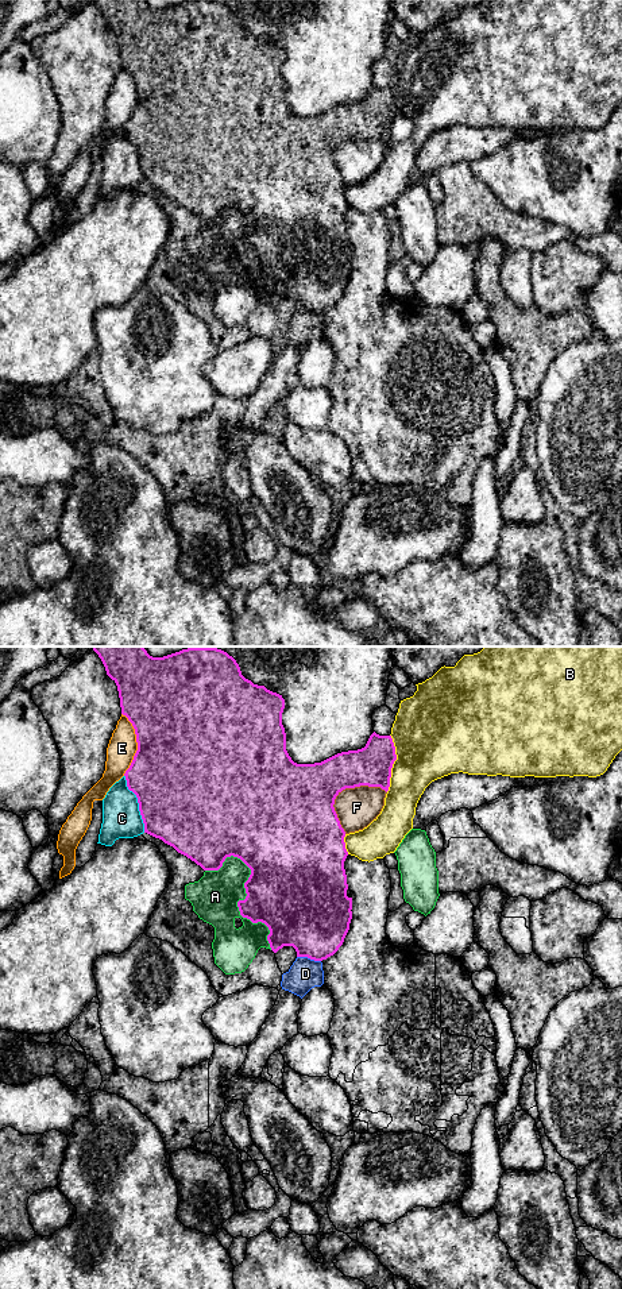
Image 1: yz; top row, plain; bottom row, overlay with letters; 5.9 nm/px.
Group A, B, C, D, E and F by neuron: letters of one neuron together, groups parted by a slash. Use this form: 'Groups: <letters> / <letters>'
Groups: A / B / C / D / E / F

